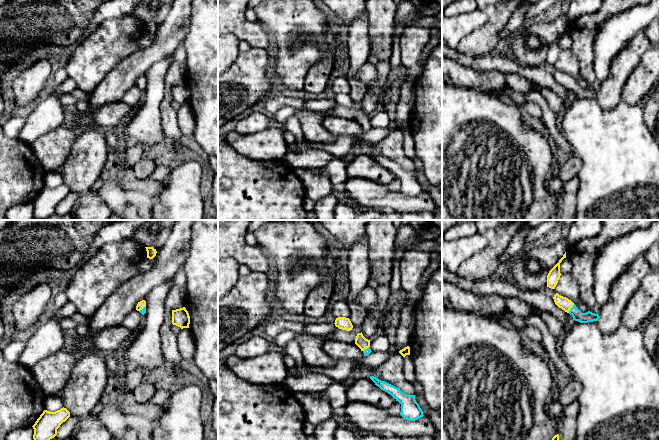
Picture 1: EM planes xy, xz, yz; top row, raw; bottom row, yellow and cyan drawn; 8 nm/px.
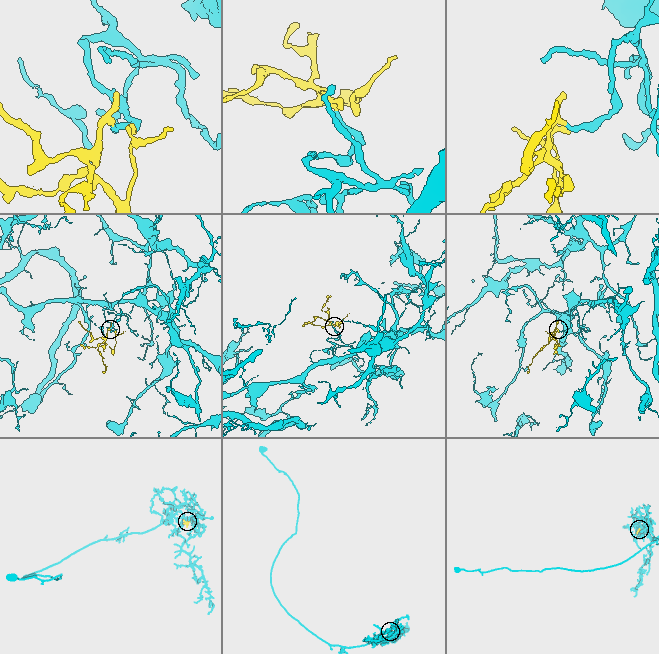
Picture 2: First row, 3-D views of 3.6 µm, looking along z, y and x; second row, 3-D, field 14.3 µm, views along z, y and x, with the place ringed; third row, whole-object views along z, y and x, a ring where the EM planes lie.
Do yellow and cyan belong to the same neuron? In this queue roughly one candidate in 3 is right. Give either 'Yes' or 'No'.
Yes

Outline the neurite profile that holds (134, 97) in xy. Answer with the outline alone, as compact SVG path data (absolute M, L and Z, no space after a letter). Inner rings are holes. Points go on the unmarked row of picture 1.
M135 86L131 91L127 92L122 98L122 102L133 108L139 105L143 99L144 91Z

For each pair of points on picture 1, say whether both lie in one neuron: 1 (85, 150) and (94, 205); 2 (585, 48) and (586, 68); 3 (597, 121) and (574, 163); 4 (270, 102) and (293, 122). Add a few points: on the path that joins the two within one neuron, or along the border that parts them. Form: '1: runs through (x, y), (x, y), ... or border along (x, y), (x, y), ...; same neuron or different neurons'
1: runs through (85, 164), (85, 191); same neuron
2: runs through (585, 53), (585, 63); same neuron
3: border along (574, 154), (581, 161), (581, 168), (576, 176); different neurons
4: border along (294, 113), (303, 136); different neurons

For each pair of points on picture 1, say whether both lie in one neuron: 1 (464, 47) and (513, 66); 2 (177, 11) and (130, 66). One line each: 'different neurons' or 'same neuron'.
1: different neurons
2: same neuron

